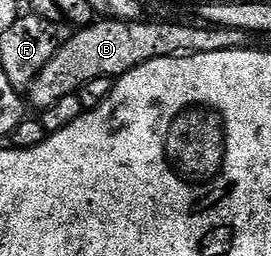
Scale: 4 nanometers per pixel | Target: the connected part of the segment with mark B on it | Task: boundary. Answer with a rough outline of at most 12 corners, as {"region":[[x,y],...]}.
{"region":[[98,19],[28,90],[38,111],[152,59],[244,49],[205,23]]}

